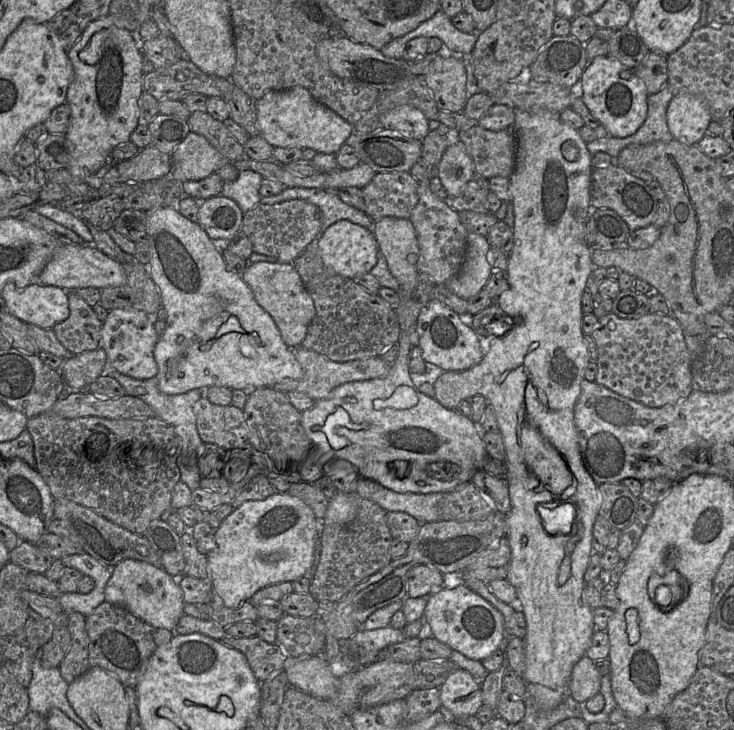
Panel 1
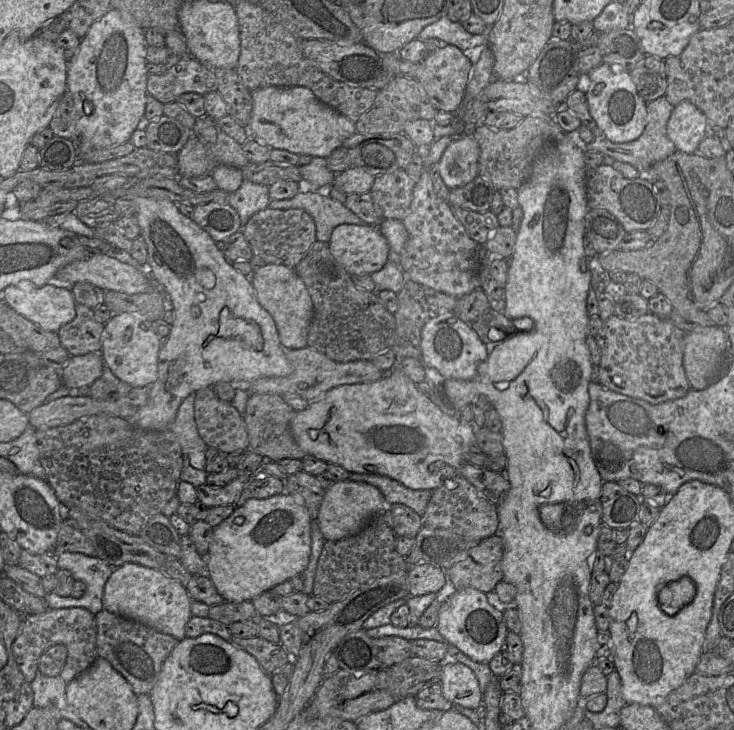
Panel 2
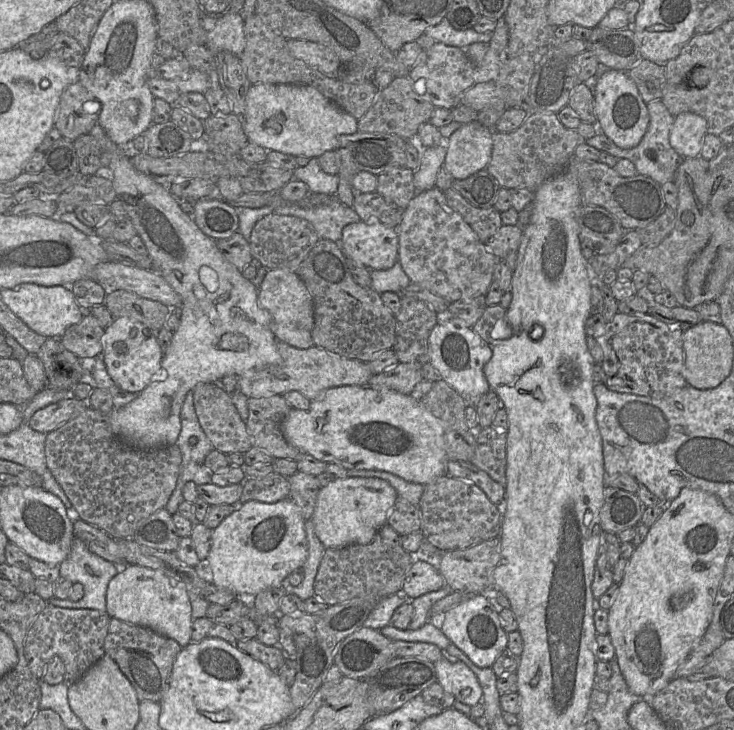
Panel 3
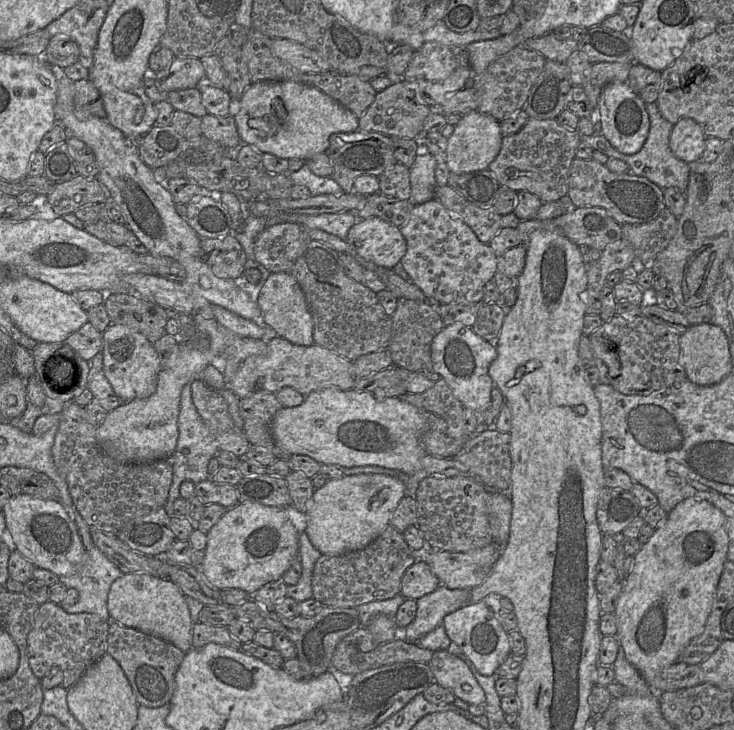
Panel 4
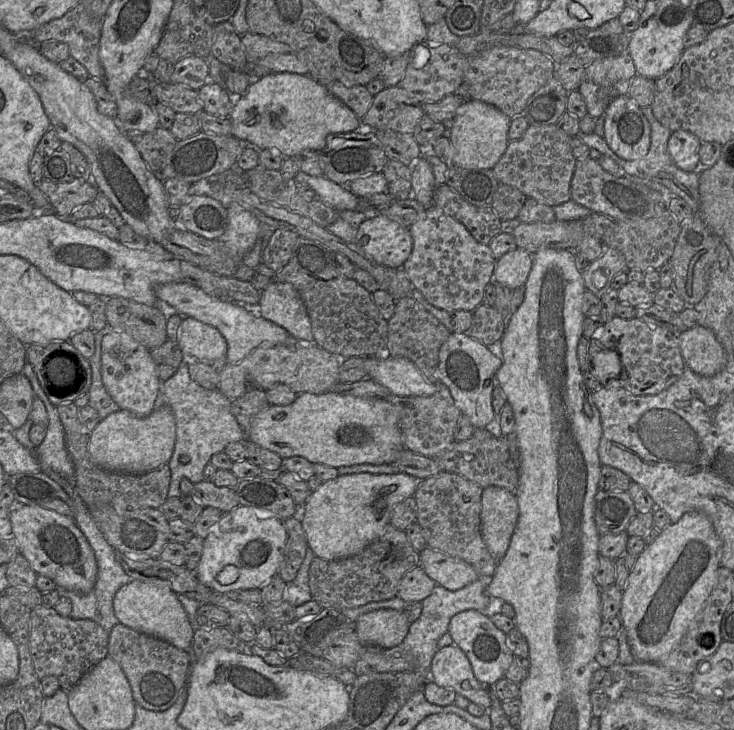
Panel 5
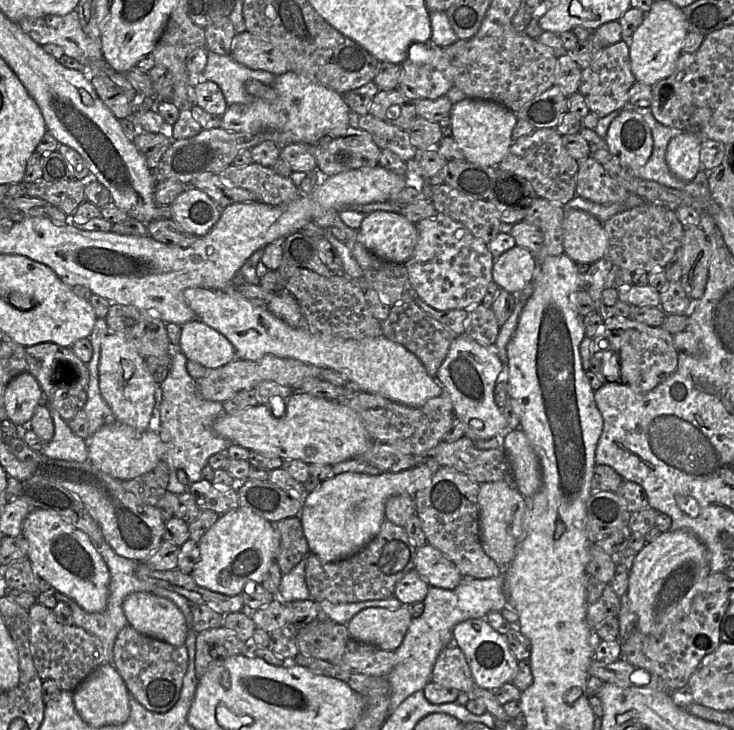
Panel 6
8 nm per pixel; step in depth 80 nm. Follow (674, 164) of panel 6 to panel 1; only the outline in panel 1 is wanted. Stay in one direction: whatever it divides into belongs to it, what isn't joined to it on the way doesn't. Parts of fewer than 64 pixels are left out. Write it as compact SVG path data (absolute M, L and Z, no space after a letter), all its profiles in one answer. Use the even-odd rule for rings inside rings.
M674 95L667 108L667 124L674 139L687 144L697 143L707 134L712 121L707 104L698 96Z

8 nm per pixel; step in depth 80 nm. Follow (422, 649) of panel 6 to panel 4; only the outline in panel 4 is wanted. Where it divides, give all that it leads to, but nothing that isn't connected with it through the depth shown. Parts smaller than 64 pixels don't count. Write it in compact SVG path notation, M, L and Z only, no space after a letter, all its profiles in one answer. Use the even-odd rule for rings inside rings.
M440 585L434 592L416 600L416 616L405 629L400 629L398 639L415 642L441 626L446 615L471 604L469 600L470 590L449 589Z

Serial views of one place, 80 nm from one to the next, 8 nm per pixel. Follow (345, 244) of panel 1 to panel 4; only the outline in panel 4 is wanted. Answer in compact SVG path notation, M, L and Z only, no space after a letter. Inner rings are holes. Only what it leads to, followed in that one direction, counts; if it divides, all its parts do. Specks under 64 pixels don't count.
M378 217L358 220L350 228L346 241L358 256L388 269L394 268L407 250L400 228Z

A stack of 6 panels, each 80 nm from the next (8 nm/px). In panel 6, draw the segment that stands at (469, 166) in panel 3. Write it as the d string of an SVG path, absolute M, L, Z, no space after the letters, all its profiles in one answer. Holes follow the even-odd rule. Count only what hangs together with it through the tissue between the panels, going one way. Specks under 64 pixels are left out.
M465 98L454 105L450 113L452 138L461 149L465 160L480 166L497 166L512 142L512 130L517 122L514 112L492 101Z

